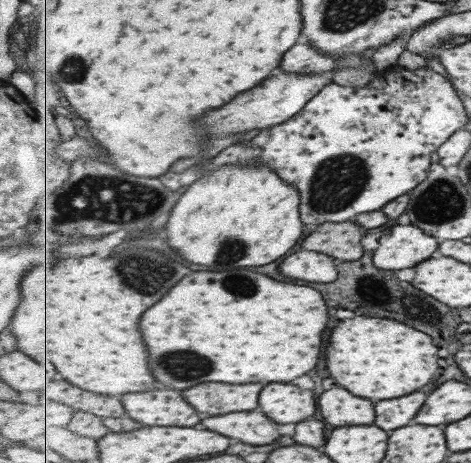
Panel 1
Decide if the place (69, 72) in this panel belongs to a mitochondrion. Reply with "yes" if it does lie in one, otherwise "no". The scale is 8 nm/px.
yes

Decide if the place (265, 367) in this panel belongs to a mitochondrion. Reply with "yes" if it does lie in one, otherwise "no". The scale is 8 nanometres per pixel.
no

